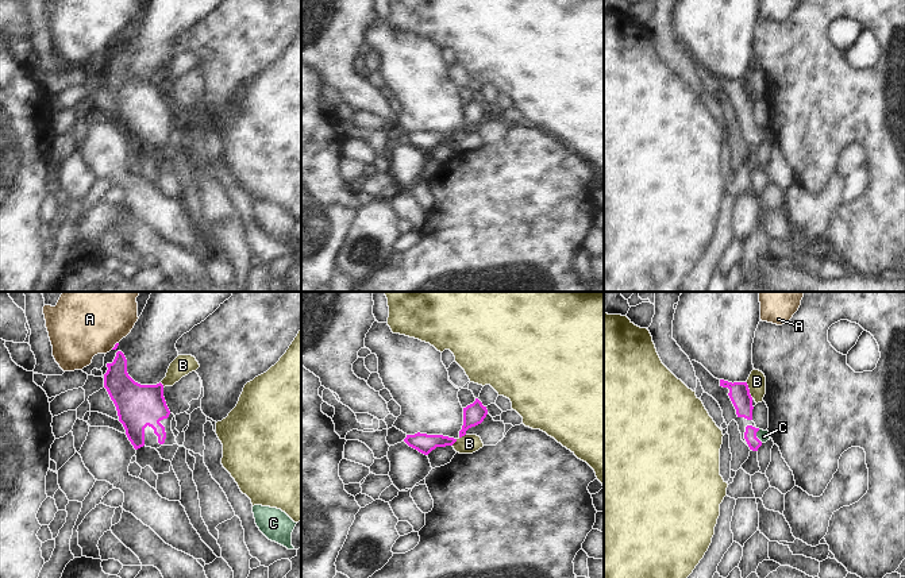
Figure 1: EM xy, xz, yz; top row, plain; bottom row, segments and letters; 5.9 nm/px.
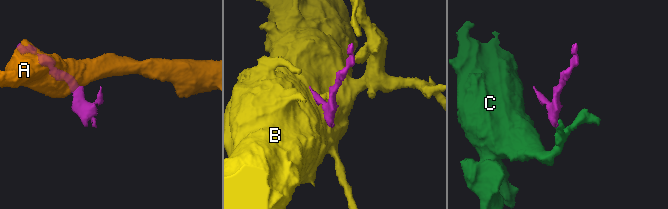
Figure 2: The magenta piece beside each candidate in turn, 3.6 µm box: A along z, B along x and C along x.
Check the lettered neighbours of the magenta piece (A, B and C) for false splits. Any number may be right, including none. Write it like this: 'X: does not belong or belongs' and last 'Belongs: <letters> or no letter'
A: does not belong
B: does not belong
C: belongs
Belongs: C

